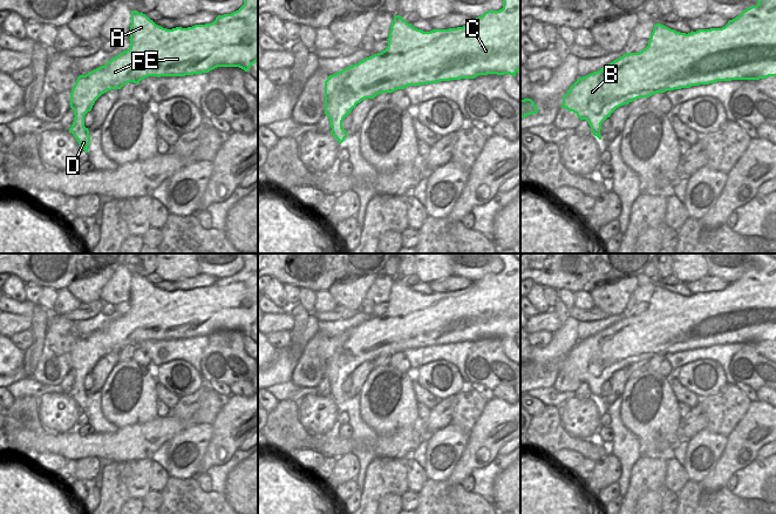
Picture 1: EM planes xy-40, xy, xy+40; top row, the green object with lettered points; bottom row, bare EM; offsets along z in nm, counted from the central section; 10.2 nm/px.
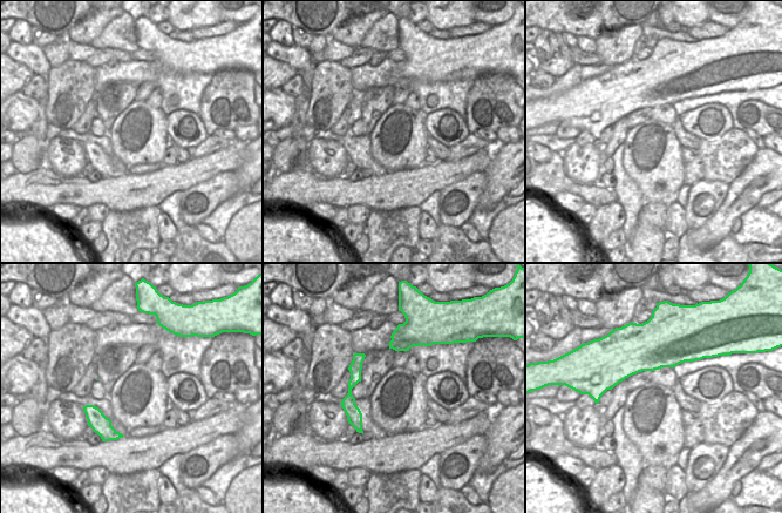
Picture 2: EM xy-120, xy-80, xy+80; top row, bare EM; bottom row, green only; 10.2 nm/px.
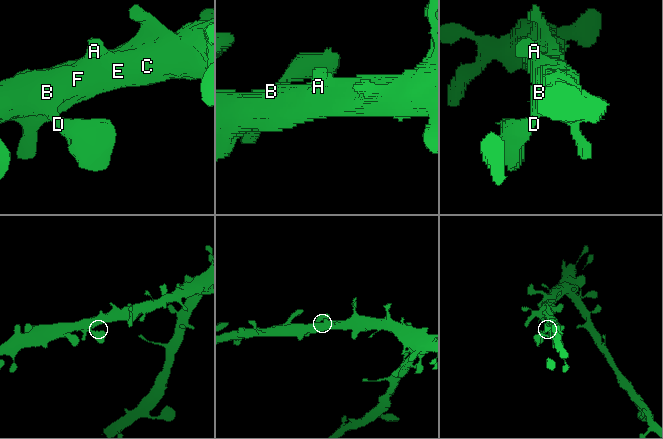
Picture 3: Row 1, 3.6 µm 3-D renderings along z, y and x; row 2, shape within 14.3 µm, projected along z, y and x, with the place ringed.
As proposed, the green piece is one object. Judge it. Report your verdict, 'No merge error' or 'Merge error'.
No merge error.

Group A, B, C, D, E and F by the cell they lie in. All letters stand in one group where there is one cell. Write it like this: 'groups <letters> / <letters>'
groups A B C D E F

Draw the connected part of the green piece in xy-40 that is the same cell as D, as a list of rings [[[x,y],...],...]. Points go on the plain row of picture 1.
[[[240,253],[244,268],[231,277],[218,278],[211,286],[172,292],[163,291],[145,277],[131,273],[130,310],[86,338],[80,338],[70,356],[74,385],[69,394],[81,412],[88,415],[90,399],[84,390],[84,378],[95,364],[111,352],[121,352],[129,345],[139,346],[148,339],[185,339],[209,336],[217,330],[239,330],[249,334],[258,325],[258,256]]]

